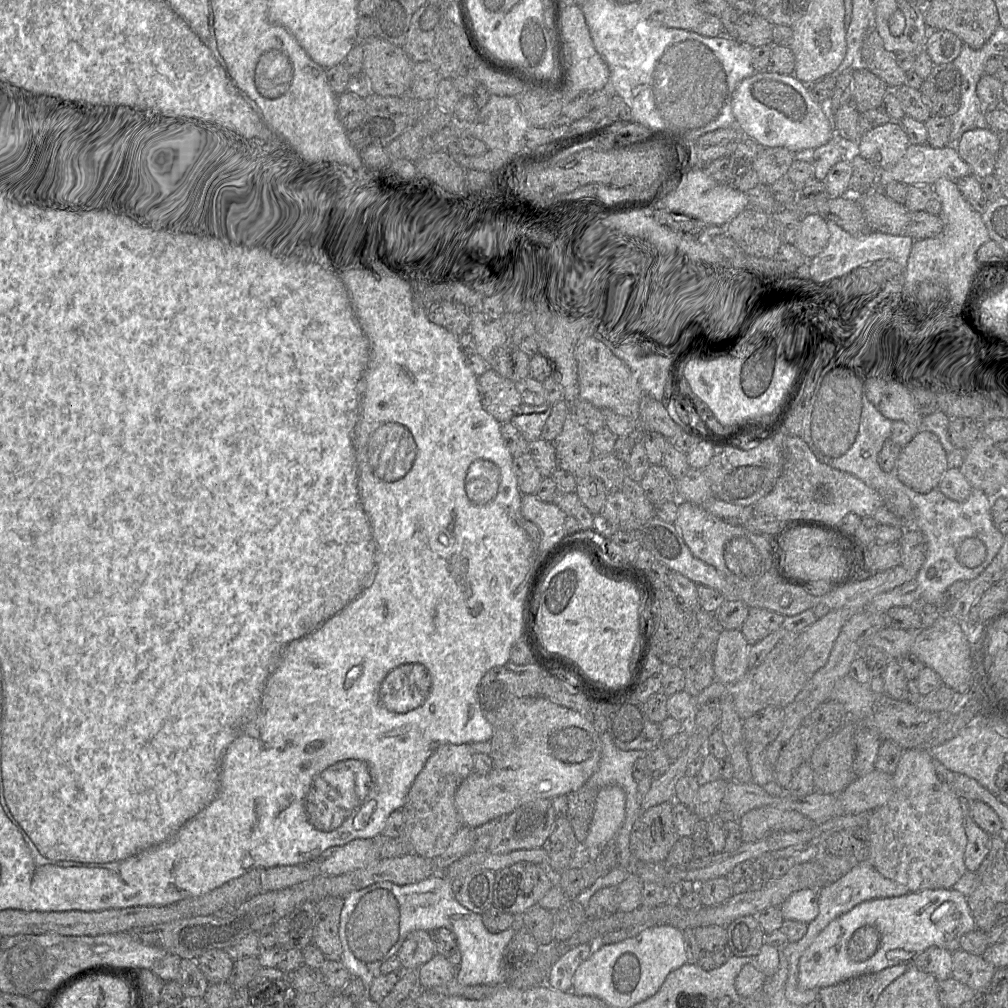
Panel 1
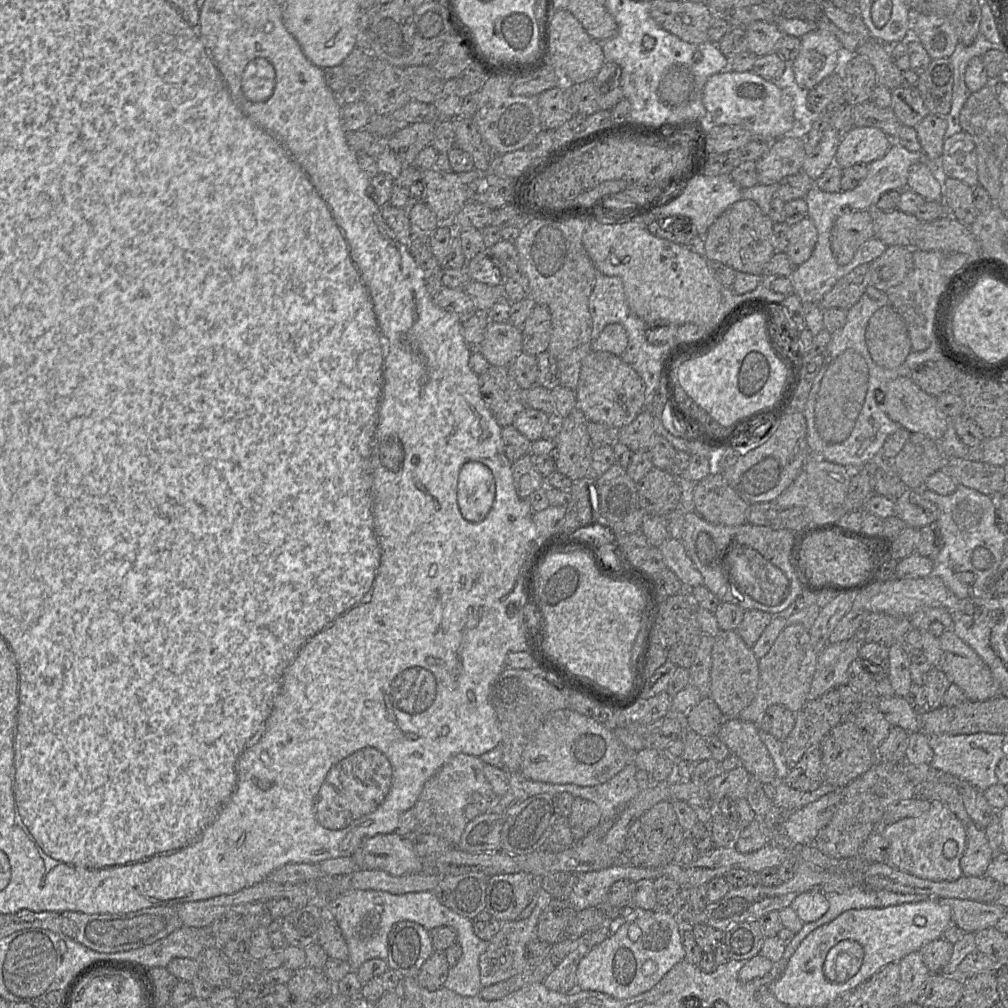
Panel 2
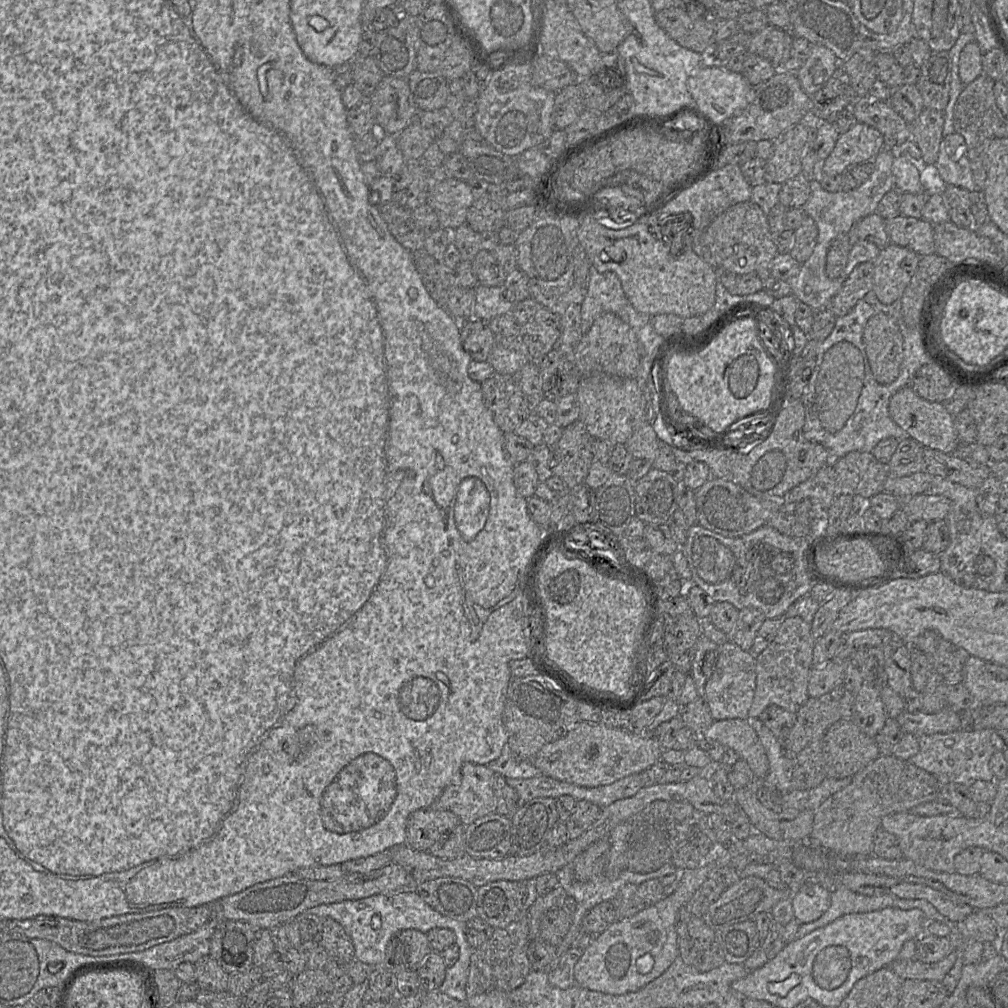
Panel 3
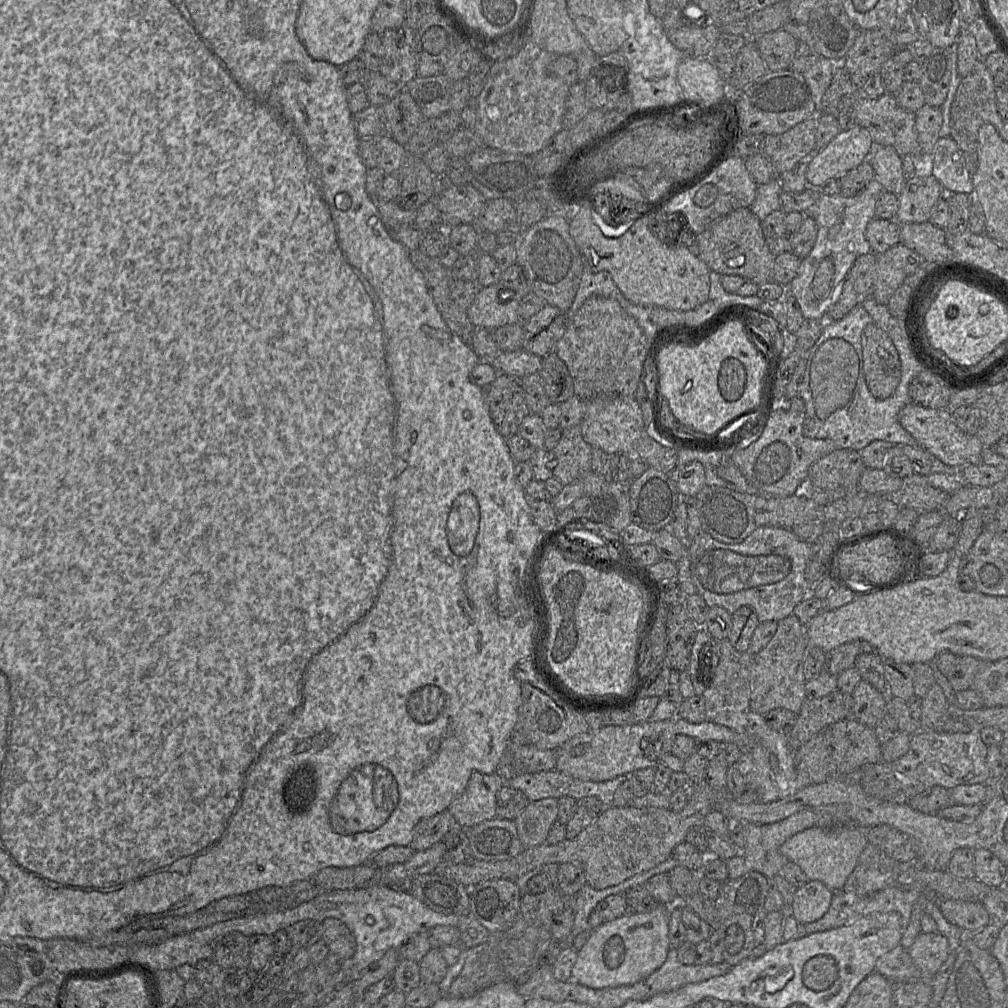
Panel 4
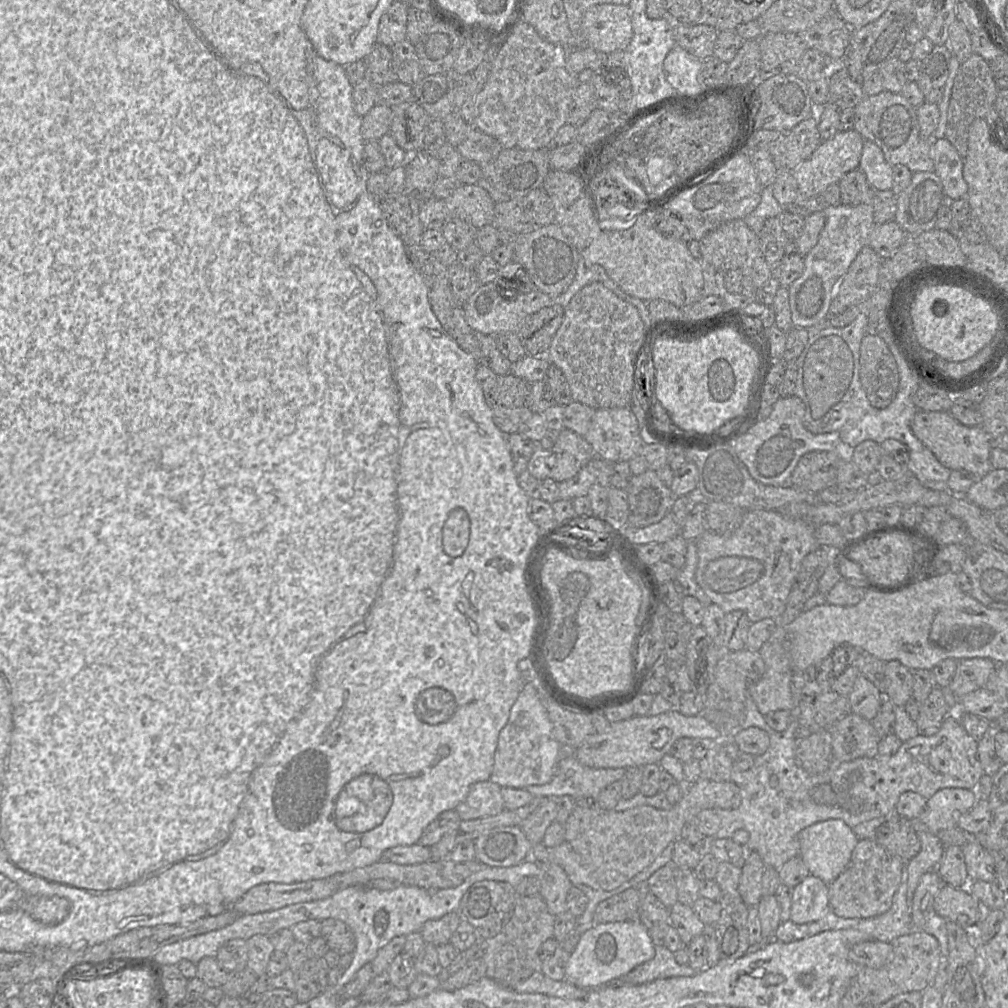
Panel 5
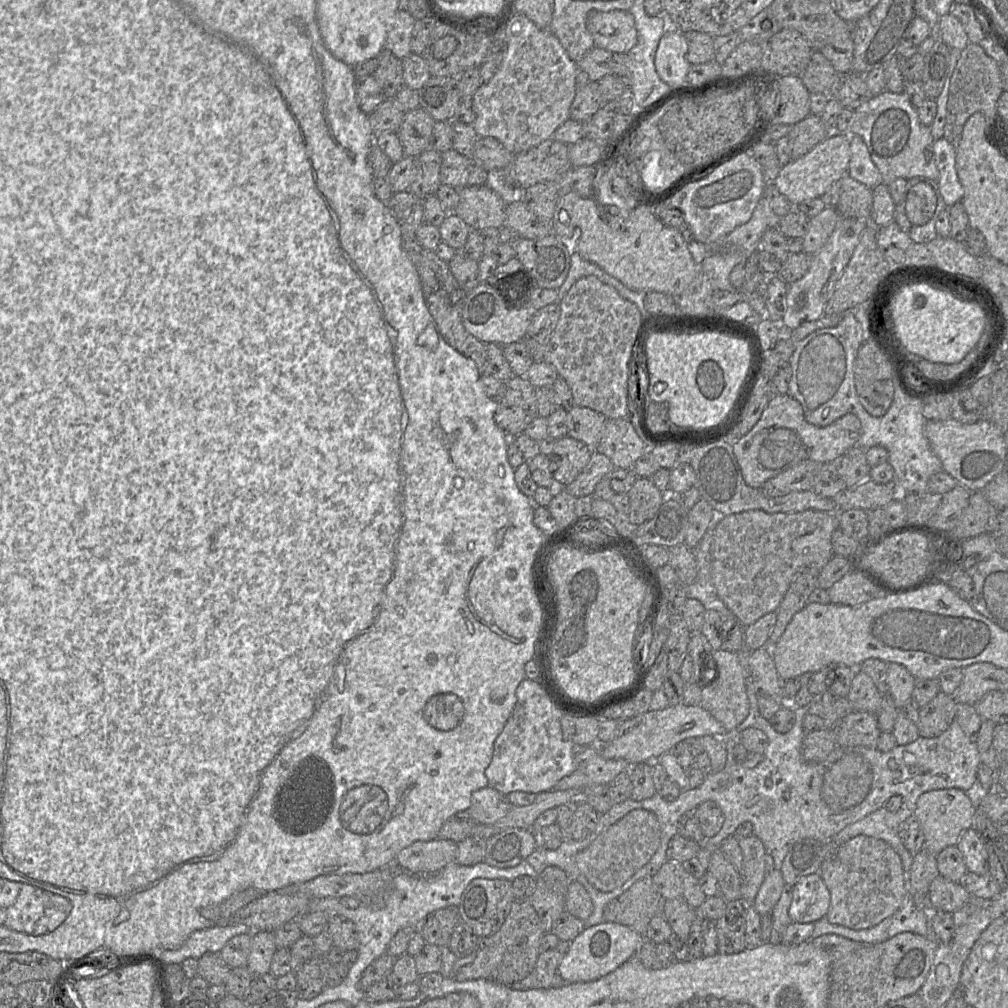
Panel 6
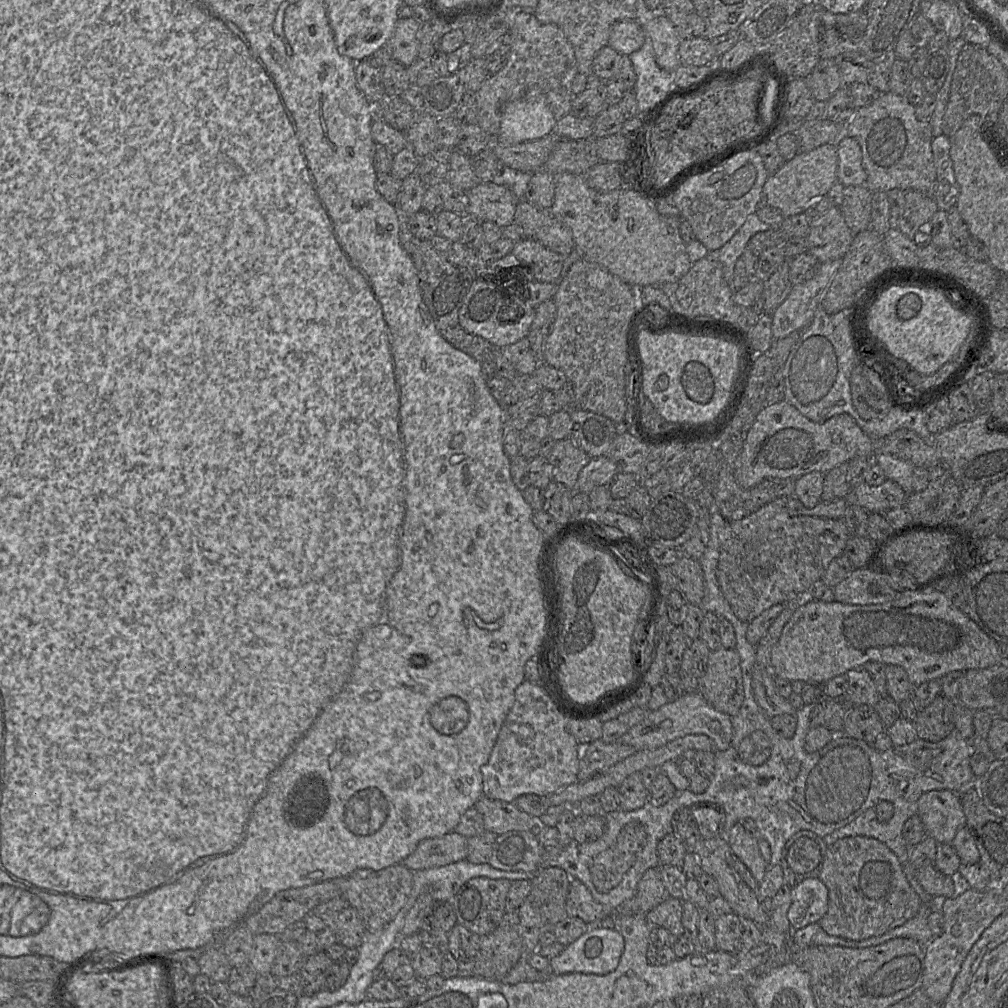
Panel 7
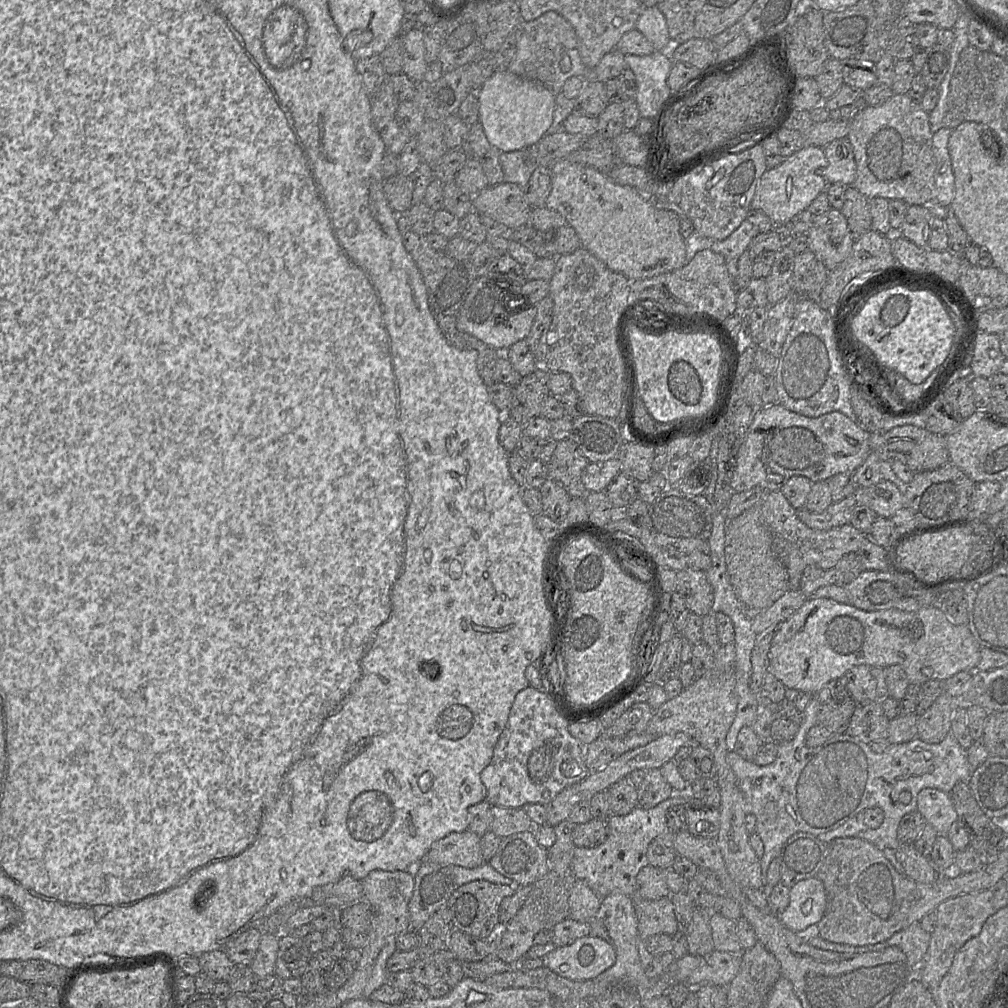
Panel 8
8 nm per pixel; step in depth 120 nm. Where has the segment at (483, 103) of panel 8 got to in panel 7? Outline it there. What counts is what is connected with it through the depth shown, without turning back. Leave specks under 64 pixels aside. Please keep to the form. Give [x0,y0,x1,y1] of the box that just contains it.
[494,88,557,145]

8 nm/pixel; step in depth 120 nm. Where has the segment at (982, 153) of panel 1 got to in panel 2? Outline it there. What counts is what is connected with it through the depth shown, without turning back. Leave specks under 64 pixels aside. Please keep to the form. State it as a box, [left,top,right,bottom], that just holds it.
[937,131,978,188]

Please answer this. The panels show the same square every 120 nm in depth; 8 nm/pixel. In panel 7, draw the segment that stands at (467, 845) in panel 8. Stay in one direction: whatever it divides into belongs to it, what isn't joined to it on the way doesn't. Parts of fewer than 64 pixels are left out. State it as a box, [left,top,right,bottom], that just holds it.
[402,831,467,872]

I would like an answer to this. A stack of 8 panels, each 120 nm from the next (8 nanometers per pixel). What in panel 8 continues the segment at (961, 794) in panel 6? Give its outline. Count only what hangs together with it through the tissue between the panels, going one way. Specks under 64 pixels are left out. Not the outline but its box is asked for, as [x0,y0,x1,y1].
[917,788,957,836]

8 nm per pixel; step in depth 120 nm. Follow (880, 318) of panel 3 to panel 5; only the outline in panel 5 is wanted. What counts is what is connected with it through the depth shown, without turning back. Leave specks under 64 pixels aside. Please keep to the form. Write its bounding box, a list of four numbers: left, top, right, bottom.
[859,333,899,409]

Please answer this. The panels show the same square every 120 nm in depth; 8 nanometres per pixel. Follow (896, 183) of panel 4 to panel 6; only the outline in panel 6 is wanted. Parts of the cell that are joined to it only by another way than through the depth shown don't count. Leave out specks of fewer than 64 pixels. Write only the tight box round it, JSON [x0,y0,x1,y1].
[847,136,882,188]

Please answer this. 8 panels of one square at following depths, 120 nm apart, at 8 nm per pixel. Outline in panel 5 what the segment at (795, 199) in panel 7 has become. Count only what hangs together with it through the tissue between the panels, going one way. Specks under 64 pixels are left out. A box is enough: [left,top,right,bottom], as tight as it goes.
[793,129,864,198]

